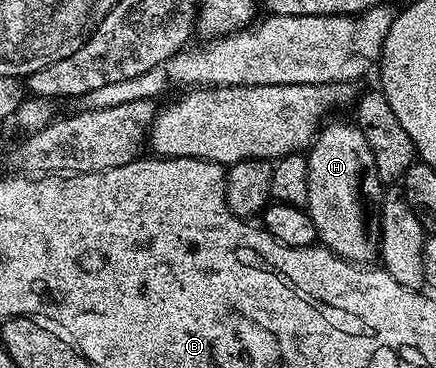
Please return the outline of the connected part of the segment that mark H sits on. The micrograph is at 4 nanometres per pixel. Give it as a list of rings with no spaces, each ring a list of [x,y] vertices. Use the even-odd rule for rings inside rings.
[[[351,121],[320,126],[306,161],[309,201],[305,210],[311,216],[318,242],[348,264],[374,264],[371,262],[379,259],[378,217],[384,188],[365,133]]]

